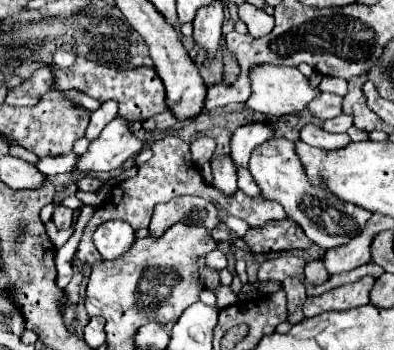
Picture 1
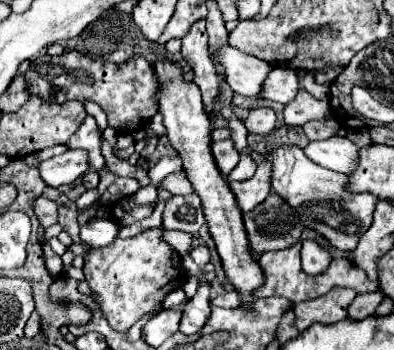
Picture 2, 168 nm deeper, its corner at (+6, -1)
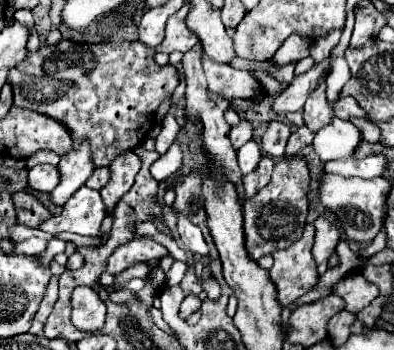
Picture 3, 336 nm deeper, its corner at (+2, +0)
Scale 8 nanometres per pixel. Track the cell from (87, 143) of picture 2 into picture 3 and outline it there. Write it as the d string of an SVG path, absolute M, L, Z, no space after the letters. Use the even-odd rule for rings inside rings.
M89 141L81 143L79 149L71 149L69 153L65 153L59 161L59 171L61 183L51 191L51 201L55 205L63 205L81 185L85 185L89 175L95 171Z

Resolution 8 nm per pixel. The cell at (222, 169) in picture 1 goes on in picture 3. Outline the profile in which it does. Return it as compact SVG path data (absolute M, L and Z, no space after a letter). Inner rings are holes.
M241 121L239 125L231 127L229 139L231 139L231 143L233 143L233 149L237 151L237 147L241 147L243 143L247 143L247 141L251 139L251 133L253 133L253 129L251 129L251 125L249 125L247 121Z

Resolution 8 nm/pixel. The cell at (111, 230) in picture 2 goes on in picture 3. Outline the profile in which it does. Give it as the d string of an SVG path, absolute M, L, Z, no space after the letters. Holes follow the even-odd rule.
M81 187L77 193L69 197L63 211L57 217L51 217L41 225L43 231L49 233L77 233L87 237L97 237L101 231L101 221L105 219L105 205L101 203L101 195L95 189Z

